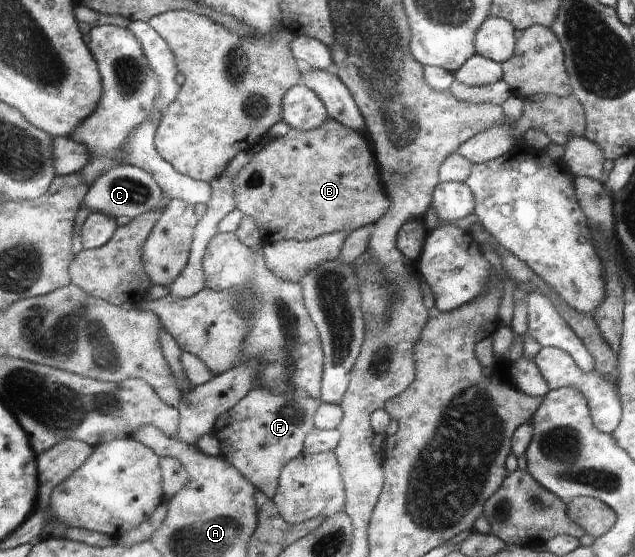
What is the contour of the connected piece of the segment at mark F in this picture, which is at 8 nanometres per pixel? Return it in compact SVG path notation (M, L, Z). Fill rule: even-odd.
M264 386L251 389L232 409L221 413L213 425L212 431L220 440L221 455L229 459L249 480L257 486L260 492L272 500L280 485L281 471L289 462L304 453L305 439L314 428L314 413L320 401L312 399L306 390L296 393L274 394Z

